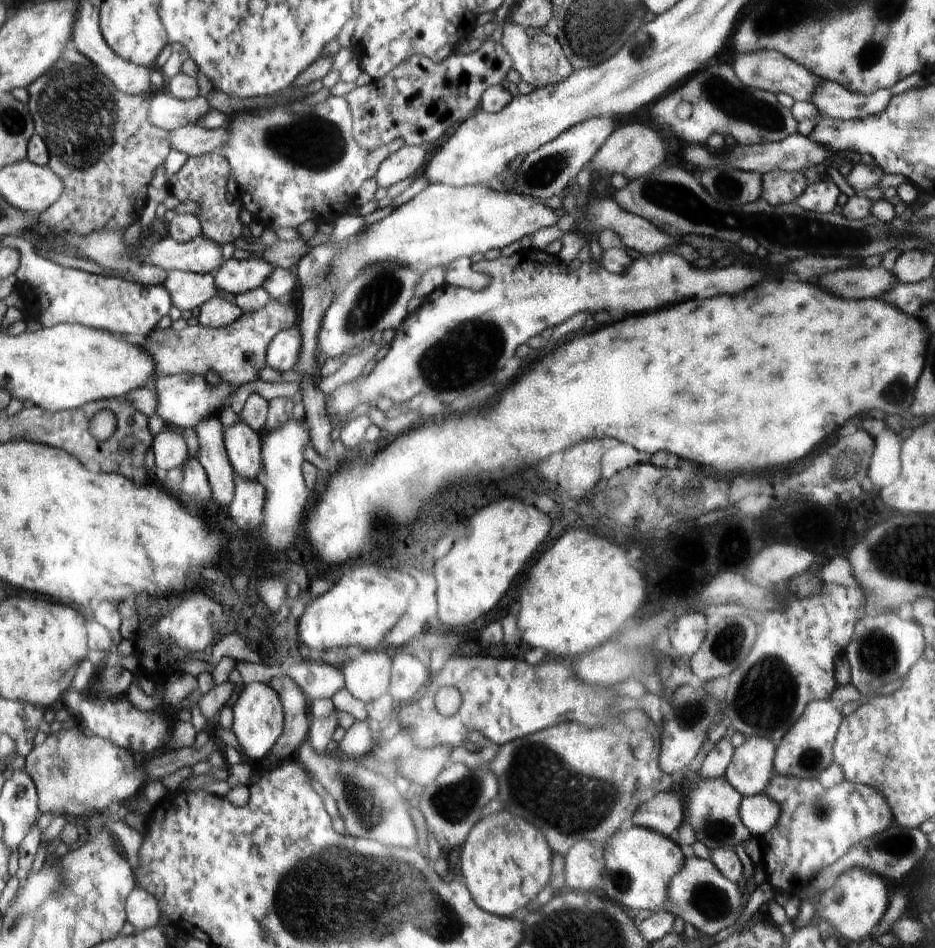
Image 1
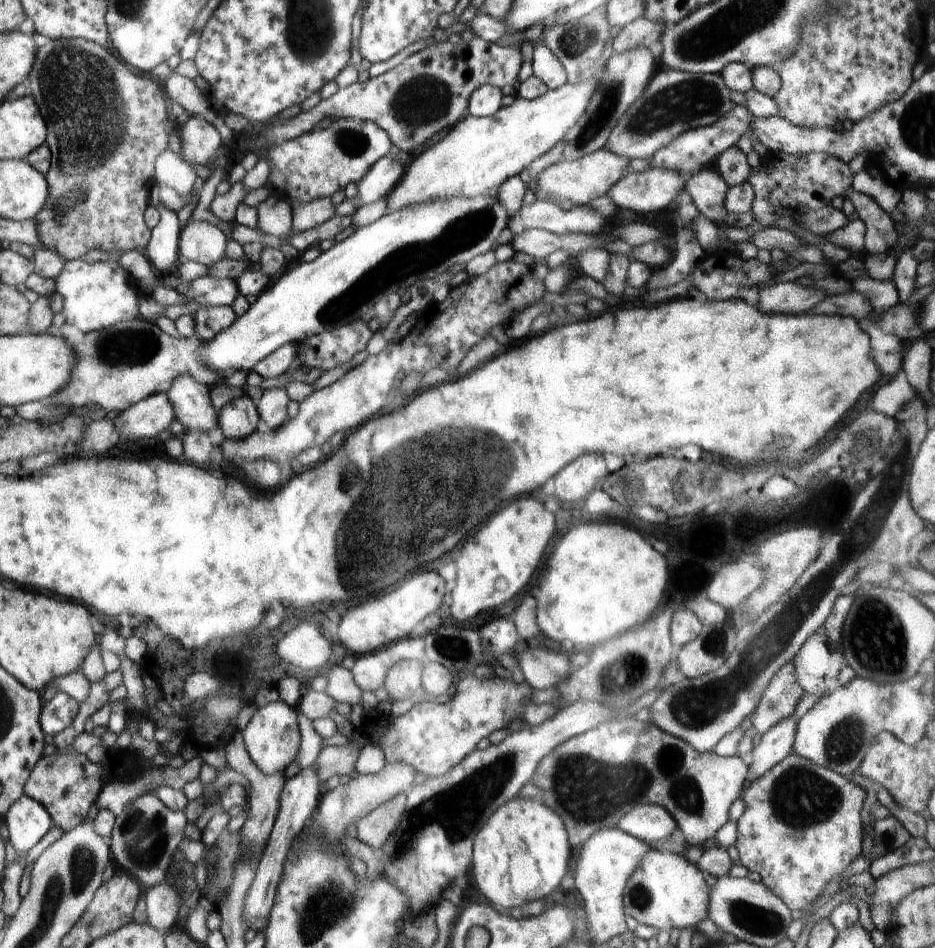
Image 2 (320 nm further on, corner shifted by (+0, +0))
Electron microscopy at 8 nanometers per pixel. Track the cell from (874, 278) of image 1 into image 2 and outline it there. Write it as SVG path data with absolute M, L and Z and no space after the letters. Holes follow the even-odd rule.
M792 281L779 282L764 286L759 290L760 312L780 312L780 314L800 314L814 308L824 295L818 289L809 289Z

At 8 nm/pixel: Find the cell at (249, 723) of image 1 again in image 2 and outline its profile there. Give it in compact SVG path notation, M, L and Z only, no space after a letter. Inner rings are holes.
M280 700L268 703L264 707L258 707L257 712L241 732L249 757L264 774L275 775L285 771L291 773L293 770L300 746L297 716L297 708L293 709Z

